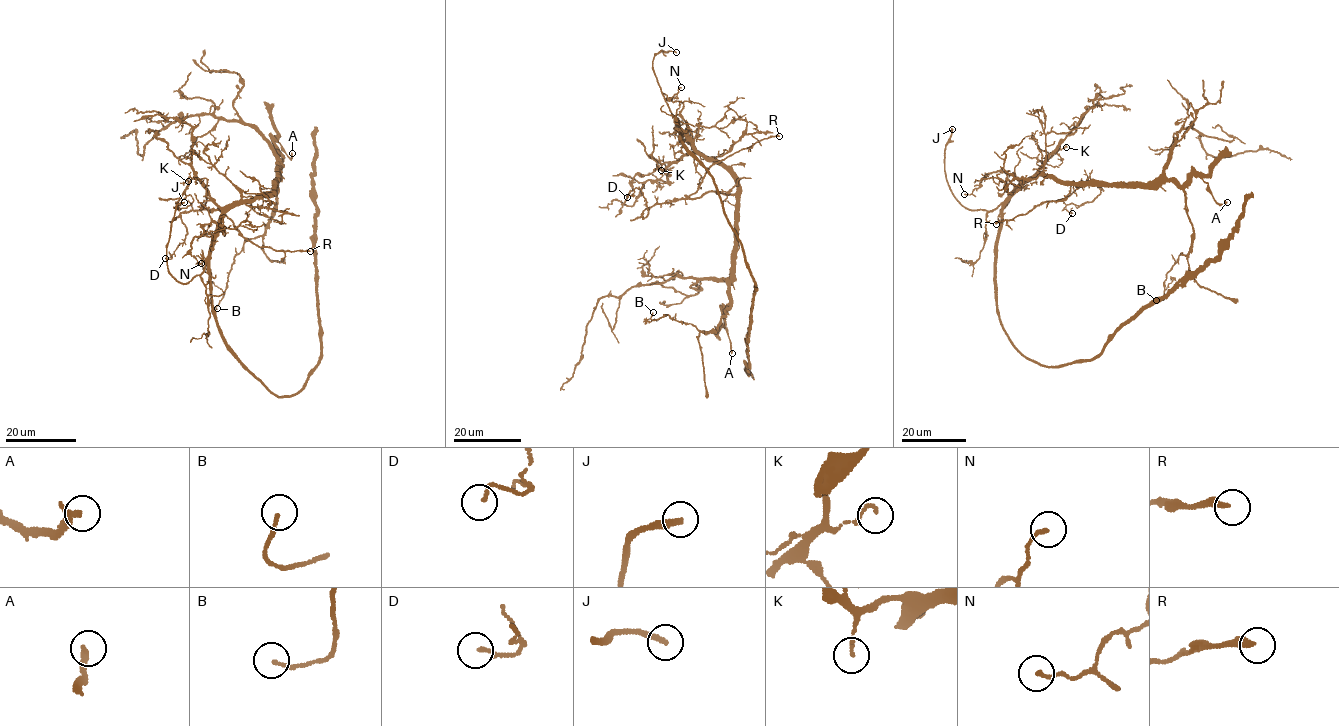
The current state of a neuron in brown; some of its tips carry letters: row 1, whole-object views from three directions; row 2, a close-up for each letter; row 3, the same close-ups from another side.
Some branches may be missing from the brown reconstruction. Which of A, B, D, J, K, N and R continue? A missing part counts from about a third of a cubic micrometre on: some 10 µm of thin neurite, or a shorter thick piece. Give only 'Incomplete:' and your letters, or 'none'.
Incomplete: J

